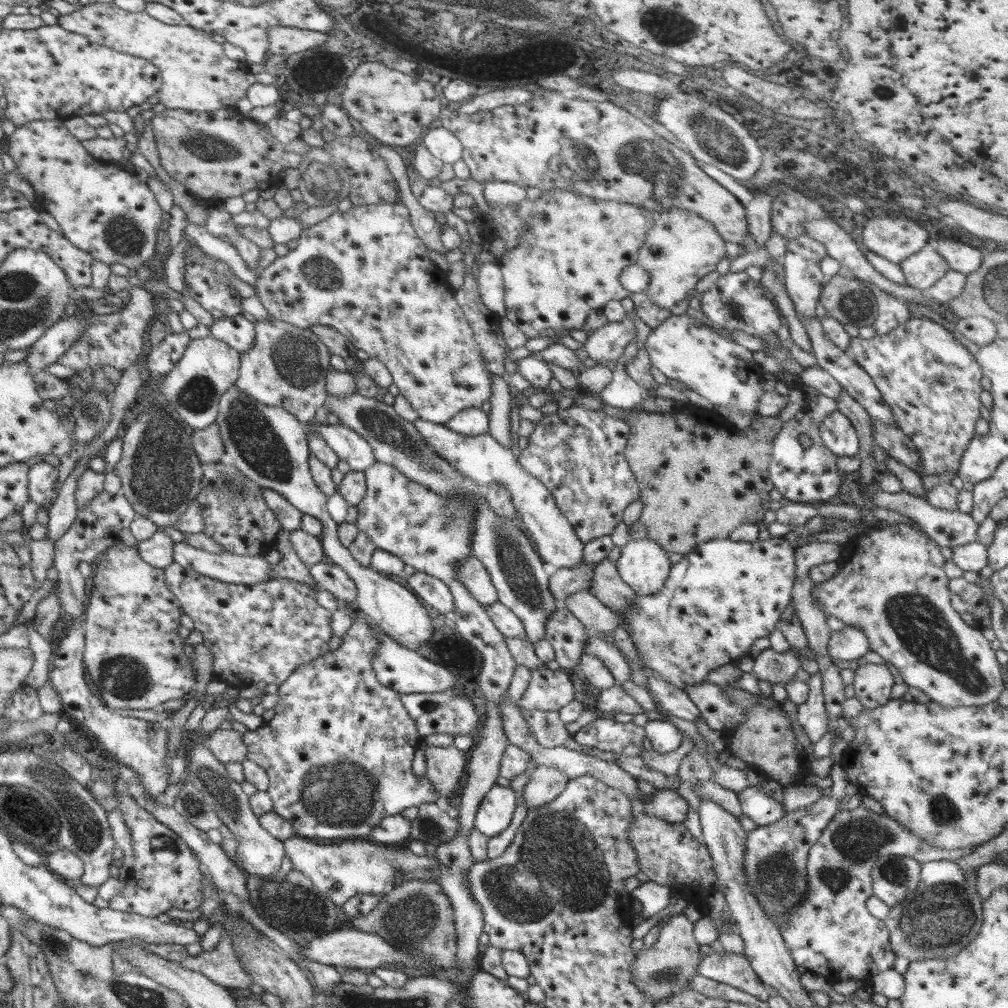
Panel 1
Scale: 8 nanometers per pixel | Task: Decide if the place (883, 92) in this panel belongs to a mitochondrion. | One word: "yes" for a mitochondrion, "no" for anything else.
yes

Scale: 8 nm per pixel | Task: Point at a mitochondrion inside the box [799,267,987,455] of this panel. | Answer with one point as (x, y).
(857, 305)

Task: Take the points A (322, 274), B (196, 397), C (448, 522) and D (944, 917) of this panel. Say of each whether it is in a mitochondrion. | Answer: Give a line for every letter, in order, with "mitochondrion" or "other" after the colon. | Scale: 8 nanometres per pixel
A: mitochondrion
B: mitochondrion
C: mitochondrion
D: mitochondrion

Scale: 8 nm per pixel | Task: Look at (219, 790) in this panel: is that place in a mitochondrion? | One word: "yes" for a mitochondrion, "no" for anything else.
yes

